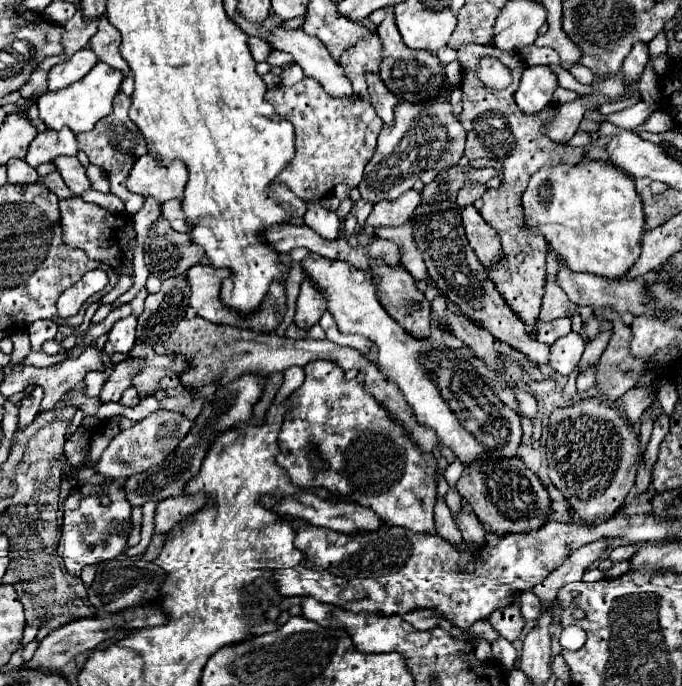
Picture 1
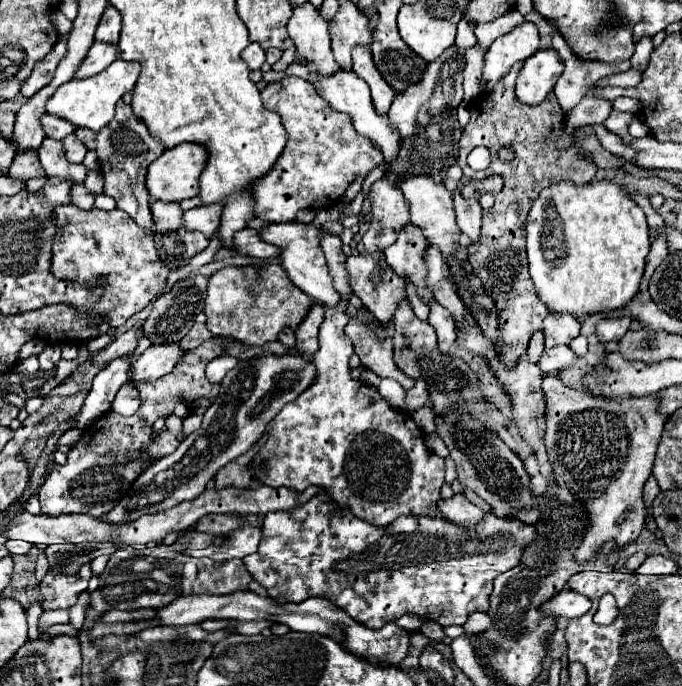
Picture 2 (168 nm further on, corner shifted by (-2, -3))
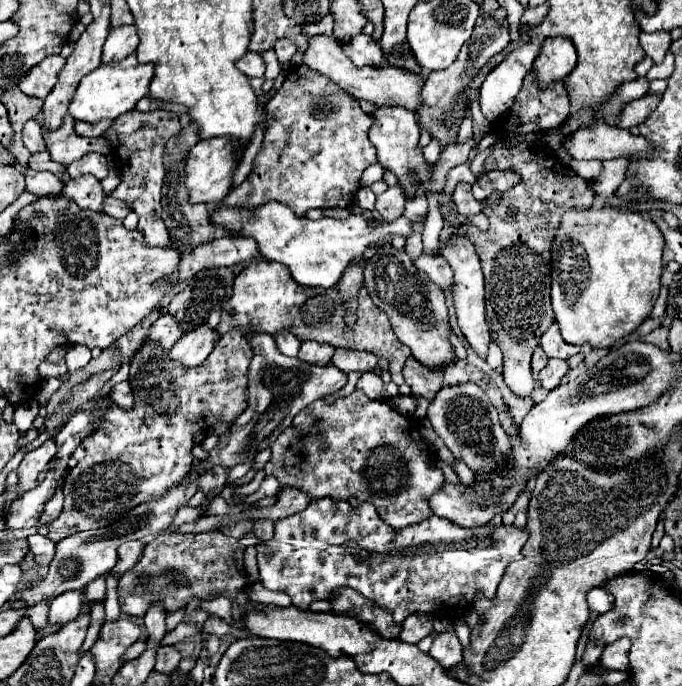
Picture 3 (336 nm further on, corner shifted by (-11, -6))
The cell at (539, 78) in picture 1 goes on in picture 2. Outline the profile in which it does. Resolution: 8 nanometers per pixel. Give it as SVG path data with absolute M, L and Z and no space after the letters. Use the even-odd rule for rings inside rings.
M554 49L536 51L524 61L524 67L516 79L516 97L520 103L540 105L554 89L554 83L562 75L562 61Z

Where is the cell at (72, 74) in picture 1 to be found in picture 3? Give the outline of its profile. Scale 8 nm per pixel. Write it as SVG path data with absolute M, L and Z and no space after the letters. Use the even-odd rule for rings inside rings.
M121 26L121 28L111 28L107 42L103 46L103 64L109 62L119 62L133 54L139 46L139 36L135 26Z

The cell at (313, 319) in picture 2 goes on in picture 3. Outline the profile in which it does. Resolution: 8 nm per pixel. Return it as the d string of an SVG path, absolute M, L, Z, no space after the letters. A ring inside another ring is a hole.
M303 342L301 350L299 350L299 360L307 362L307 364L315 364L315 366L327 366L331 362L335 348L327 346L327 344L317 344L317 342Z

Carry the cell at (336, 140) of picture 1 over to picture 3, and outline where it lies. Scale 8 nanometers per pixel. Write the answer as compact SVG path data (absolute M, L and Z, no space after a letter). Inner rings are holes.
M301 64L291 70L277 90L277 94L265 106L269 120L265 122L265 140L253 162L253 170L247 180L233 188L231 194L221 202L225 206L247 206L257 208L269 200L277 200L289 206L297 216L305 216L309 208L349 208L359 190L361 174L367 166L375 164L375 146L367 138L371 118L359 106L359 102L335 86L331 78Z

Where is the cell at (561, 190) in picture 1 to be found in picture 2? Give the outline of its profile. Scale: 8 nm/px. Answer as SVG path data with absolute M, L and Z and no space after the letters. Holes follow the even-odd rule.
M564 179L542 189L538 199L534 199L526 217L526 251L530 277L540 299L554 313L570 313L580 317L584 313L618 309L638 293L646 255L650 251L650 235L644 211L634 203L634 199L630 199L624 185L616 185L612 181L574 185Z

